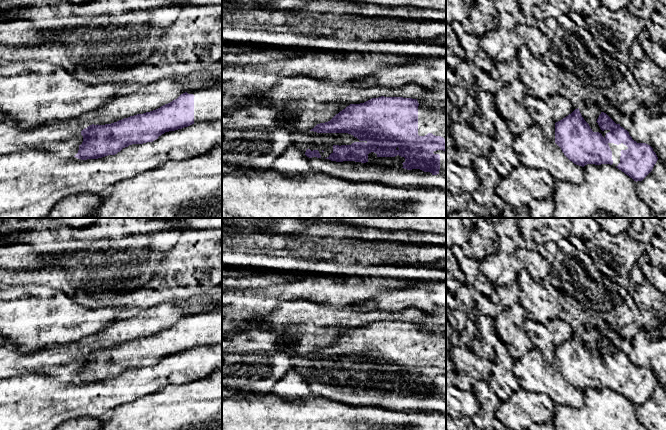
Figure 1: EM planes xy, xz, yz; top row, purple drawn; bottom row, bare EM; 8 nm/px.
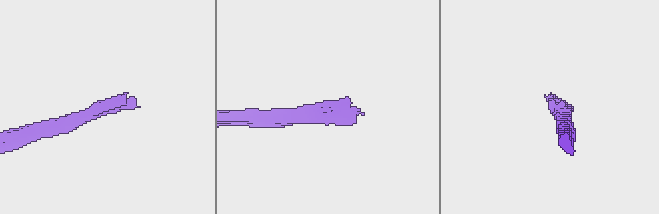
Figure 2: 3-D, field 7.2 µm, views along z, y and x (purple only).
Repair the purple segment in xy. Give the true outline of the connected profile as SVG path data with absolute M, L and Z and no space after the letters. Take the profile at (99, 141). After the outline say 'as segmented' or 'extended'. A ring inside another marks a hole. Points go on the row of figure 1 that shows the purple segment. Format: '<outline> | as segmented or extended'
M222 81L205 89L192 92L188 90L156 110L130 116L111 124L88 126L81 131L83 142L74 157L87 160L115 155L129 145L153 142L165 132L182 129L194 123L217 120L222 120Z | extended

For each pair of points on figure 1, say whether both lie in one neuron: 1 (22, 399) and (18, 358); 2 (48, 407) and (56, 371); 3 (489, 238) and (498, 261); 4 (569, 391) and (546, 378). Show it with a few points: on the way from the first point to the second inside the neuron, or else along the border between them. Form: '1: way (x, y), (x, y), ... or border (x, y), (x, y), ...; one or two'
1: border (43, 371), (32, 371), (13, 376); two
2: border (32, 371), (43, 371), (62, 382), (73, 381); two
3: border (498, 250), (479, 261); two
4: way (563, 391), (560, 391), (552, 383); one

